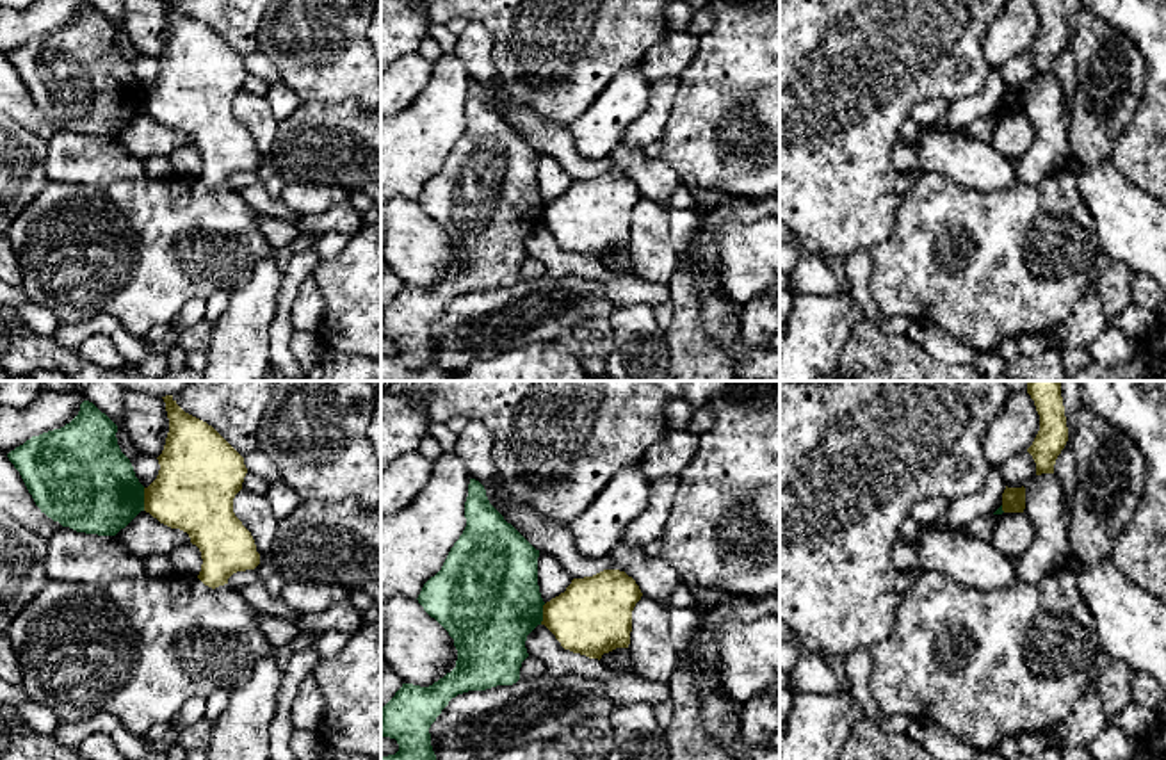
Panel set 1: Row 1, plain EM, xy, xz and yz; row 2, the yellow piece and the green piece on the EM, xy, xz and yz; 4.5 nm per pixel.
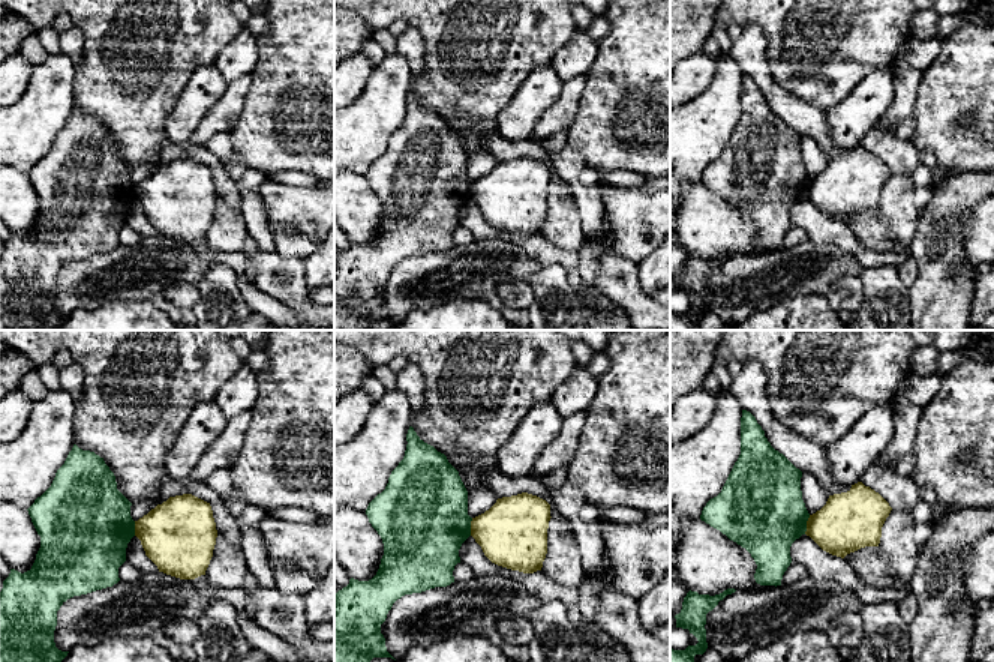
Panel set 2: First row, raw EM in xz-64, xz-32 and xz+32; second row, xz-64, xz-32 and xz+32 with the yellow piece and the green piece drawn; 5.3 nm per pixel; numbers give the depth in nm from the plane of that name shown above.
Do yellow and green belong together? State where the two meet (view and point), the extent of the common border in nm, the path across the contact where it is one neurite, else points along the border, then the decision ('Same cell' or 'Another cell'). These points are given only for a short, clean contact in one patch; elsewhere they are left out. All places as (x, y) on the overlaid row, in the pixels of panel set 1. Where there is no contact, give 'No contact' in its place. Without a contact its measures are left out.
Touches yellow at xy (145, 499). Shared border 100 nm. Another cell

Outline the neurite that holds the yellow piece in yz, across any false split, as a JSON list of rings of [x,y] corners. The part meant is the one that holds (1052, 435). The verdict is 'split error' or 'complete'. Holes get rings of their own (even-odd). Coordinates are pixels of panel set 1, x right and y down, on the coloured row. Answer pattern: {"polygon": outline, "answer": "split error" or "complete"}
{"polygon": [[[1027,381],[1027,393],[1040,415],[1040,431],[1027,452],[1036,463],[1036,475],[1054,473],[1056,459],[1068,441],[1061,381]]], "answer": "complete"}

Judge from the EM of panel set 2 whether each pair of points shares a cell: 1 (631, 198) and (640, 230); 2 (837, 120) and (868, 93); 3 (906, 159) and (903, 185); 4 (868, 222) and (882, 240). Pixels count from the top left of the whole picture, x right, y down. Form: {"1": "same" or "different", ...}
{"1": "same", "2": "same", "3": "different", "4": "same"}

